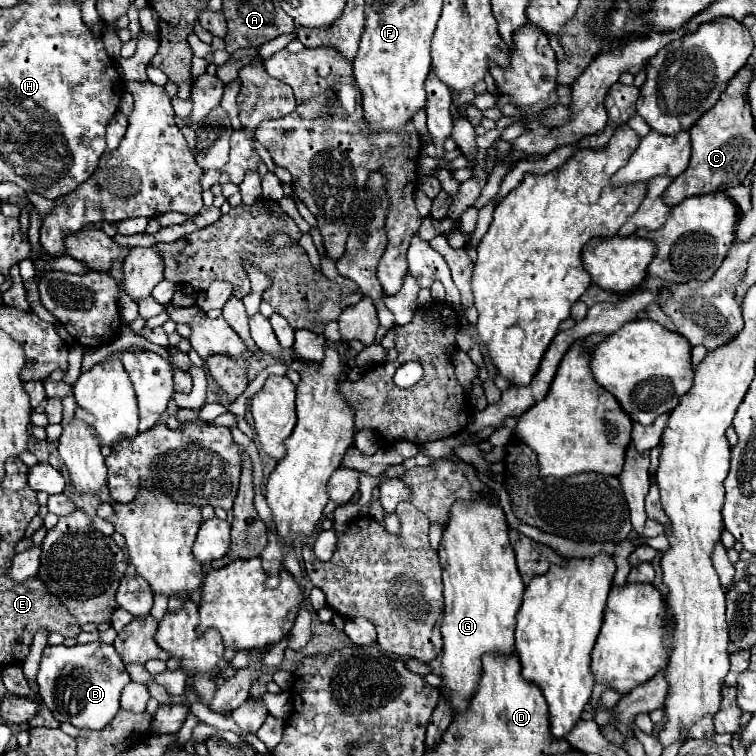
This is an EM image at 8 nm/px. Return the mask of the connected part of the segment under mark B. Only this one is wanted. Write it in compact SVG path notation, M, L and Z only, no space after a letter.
M94 641L74 647L46 645L36 681L42 701L60 723L70 721L78 729L102 729L118 713L120 693L130 683L130 675L112 645Z

